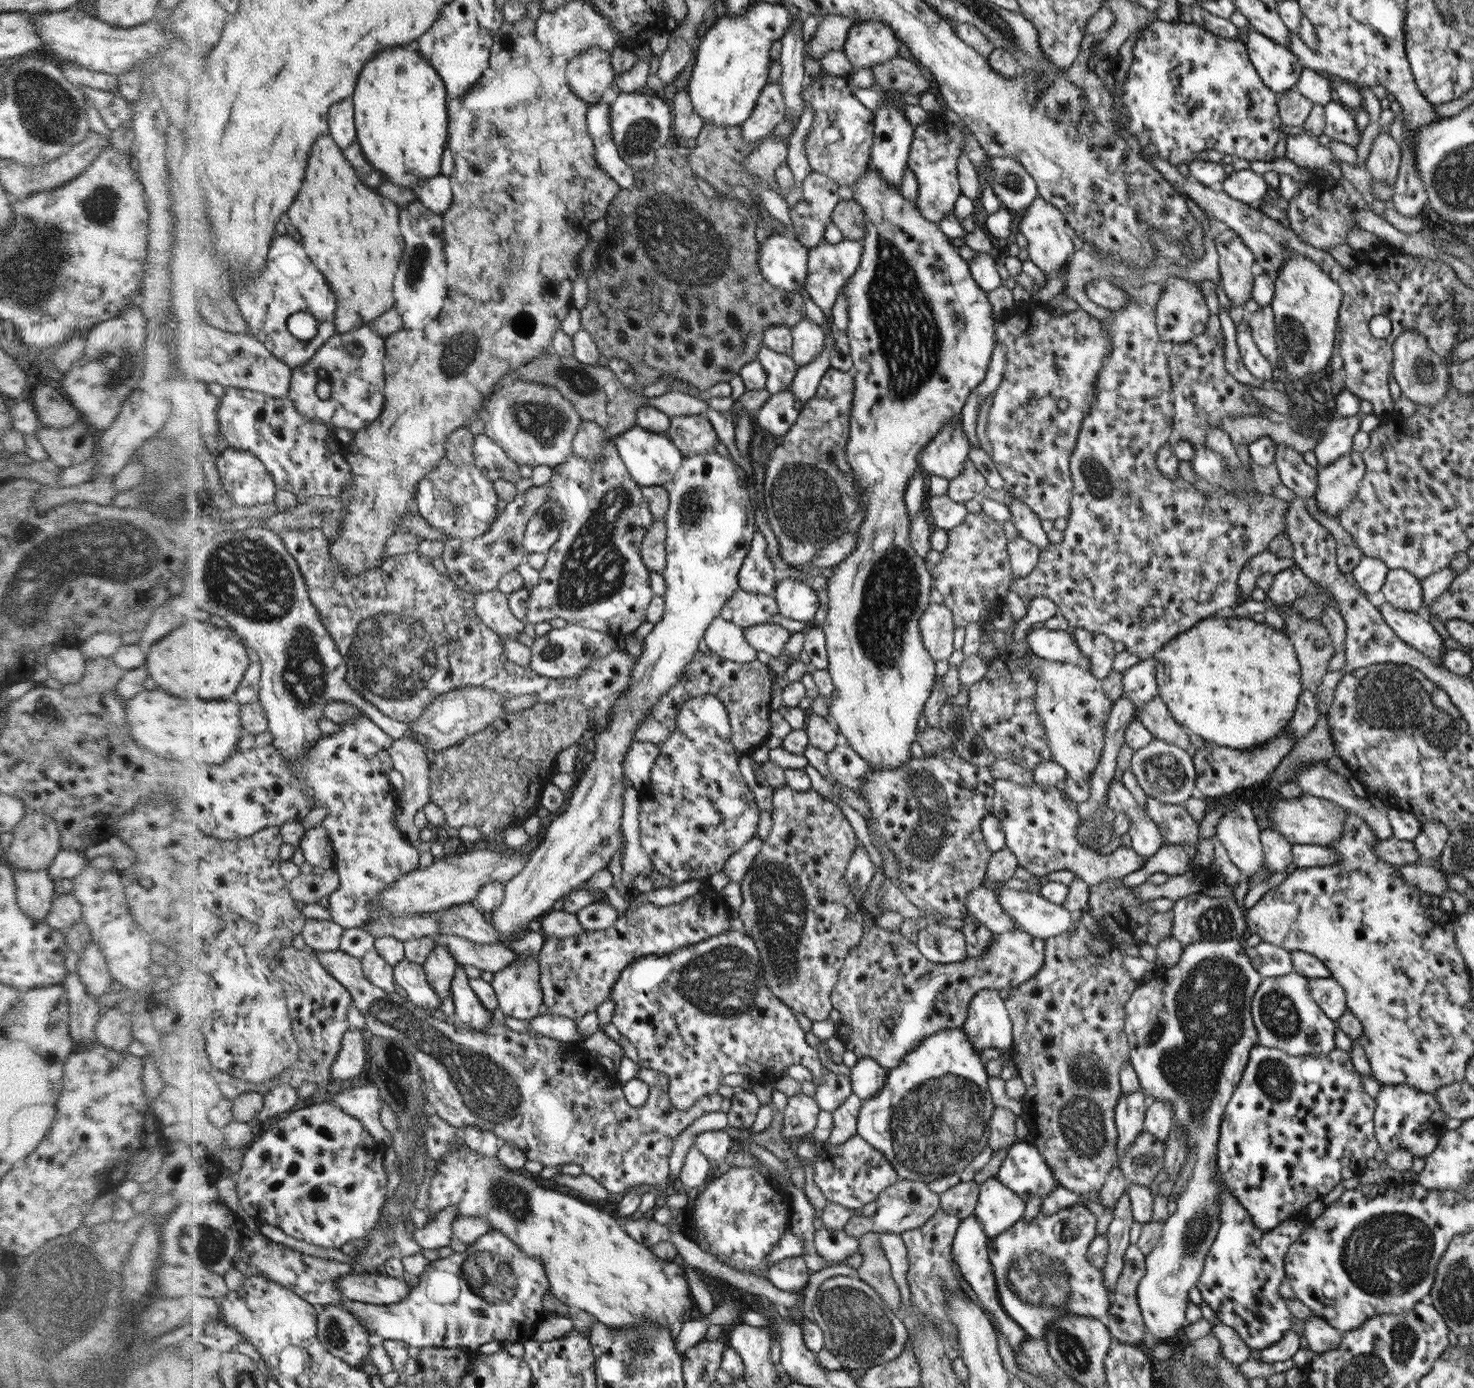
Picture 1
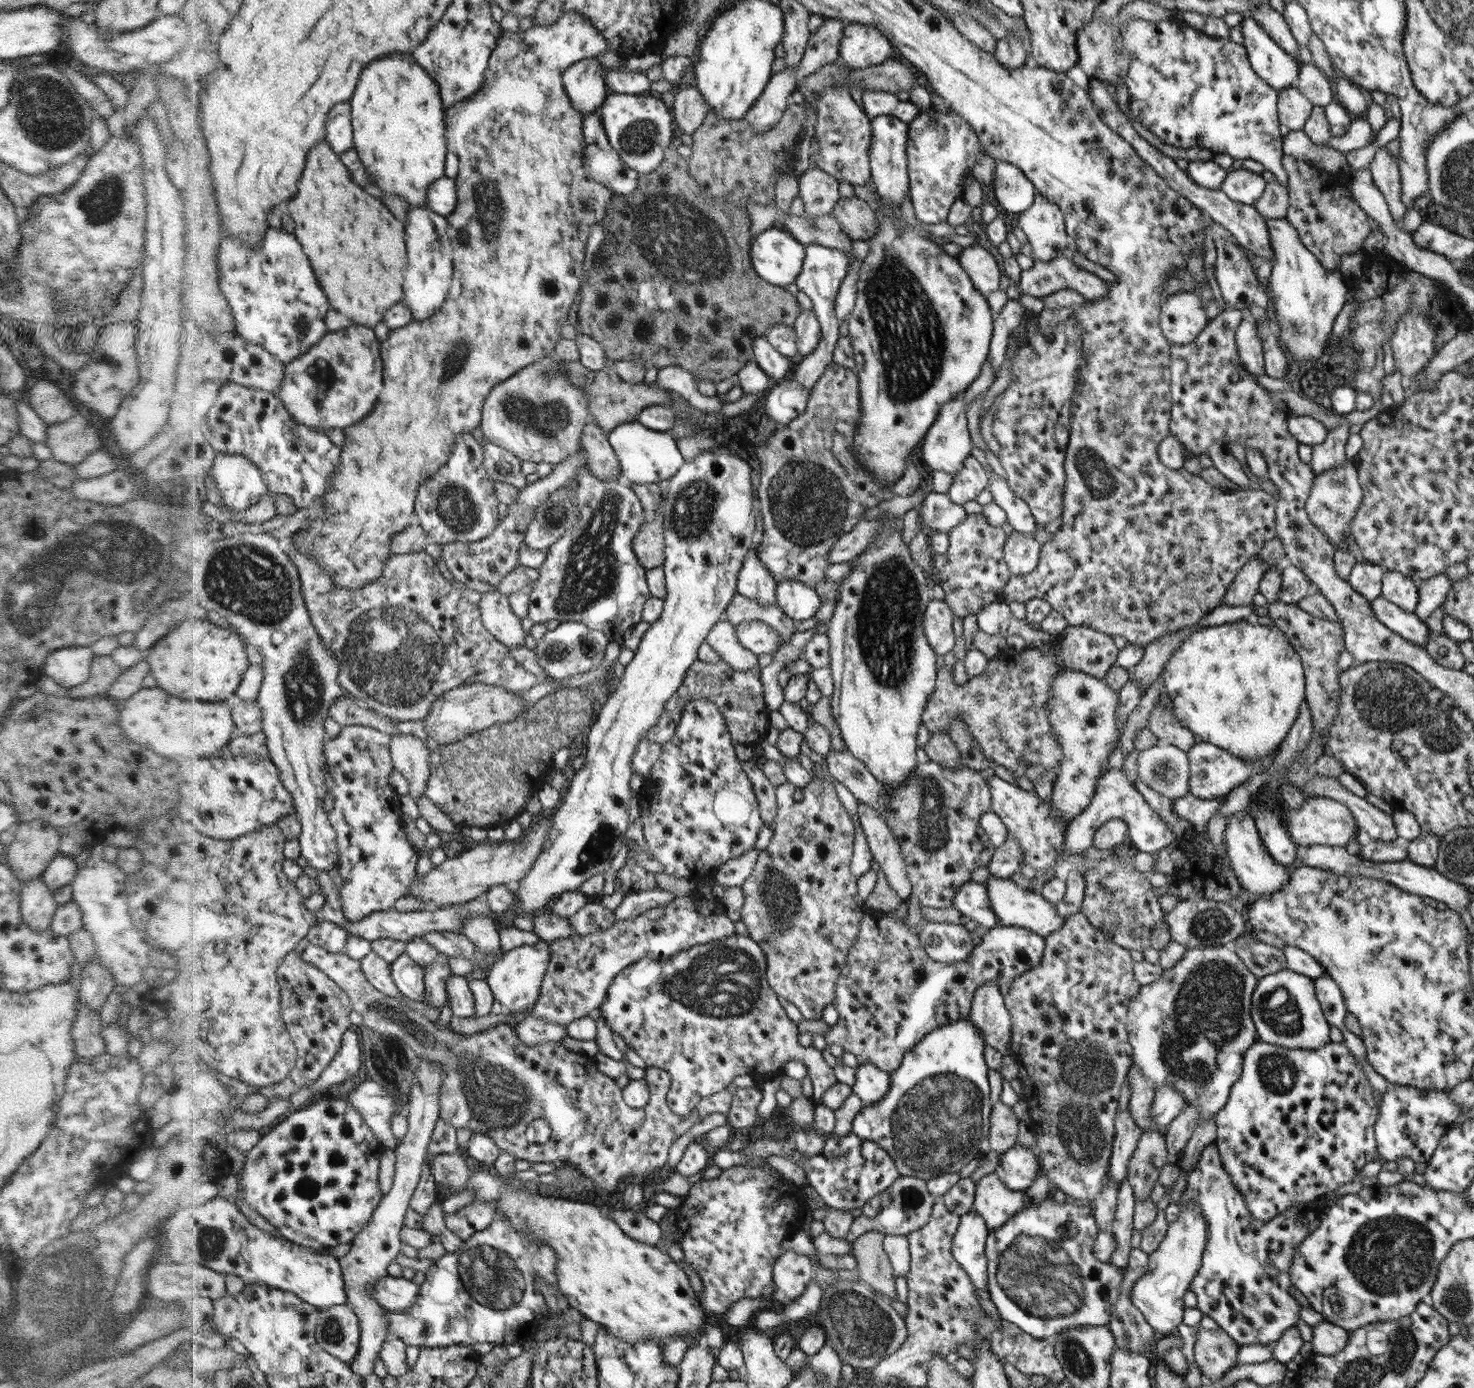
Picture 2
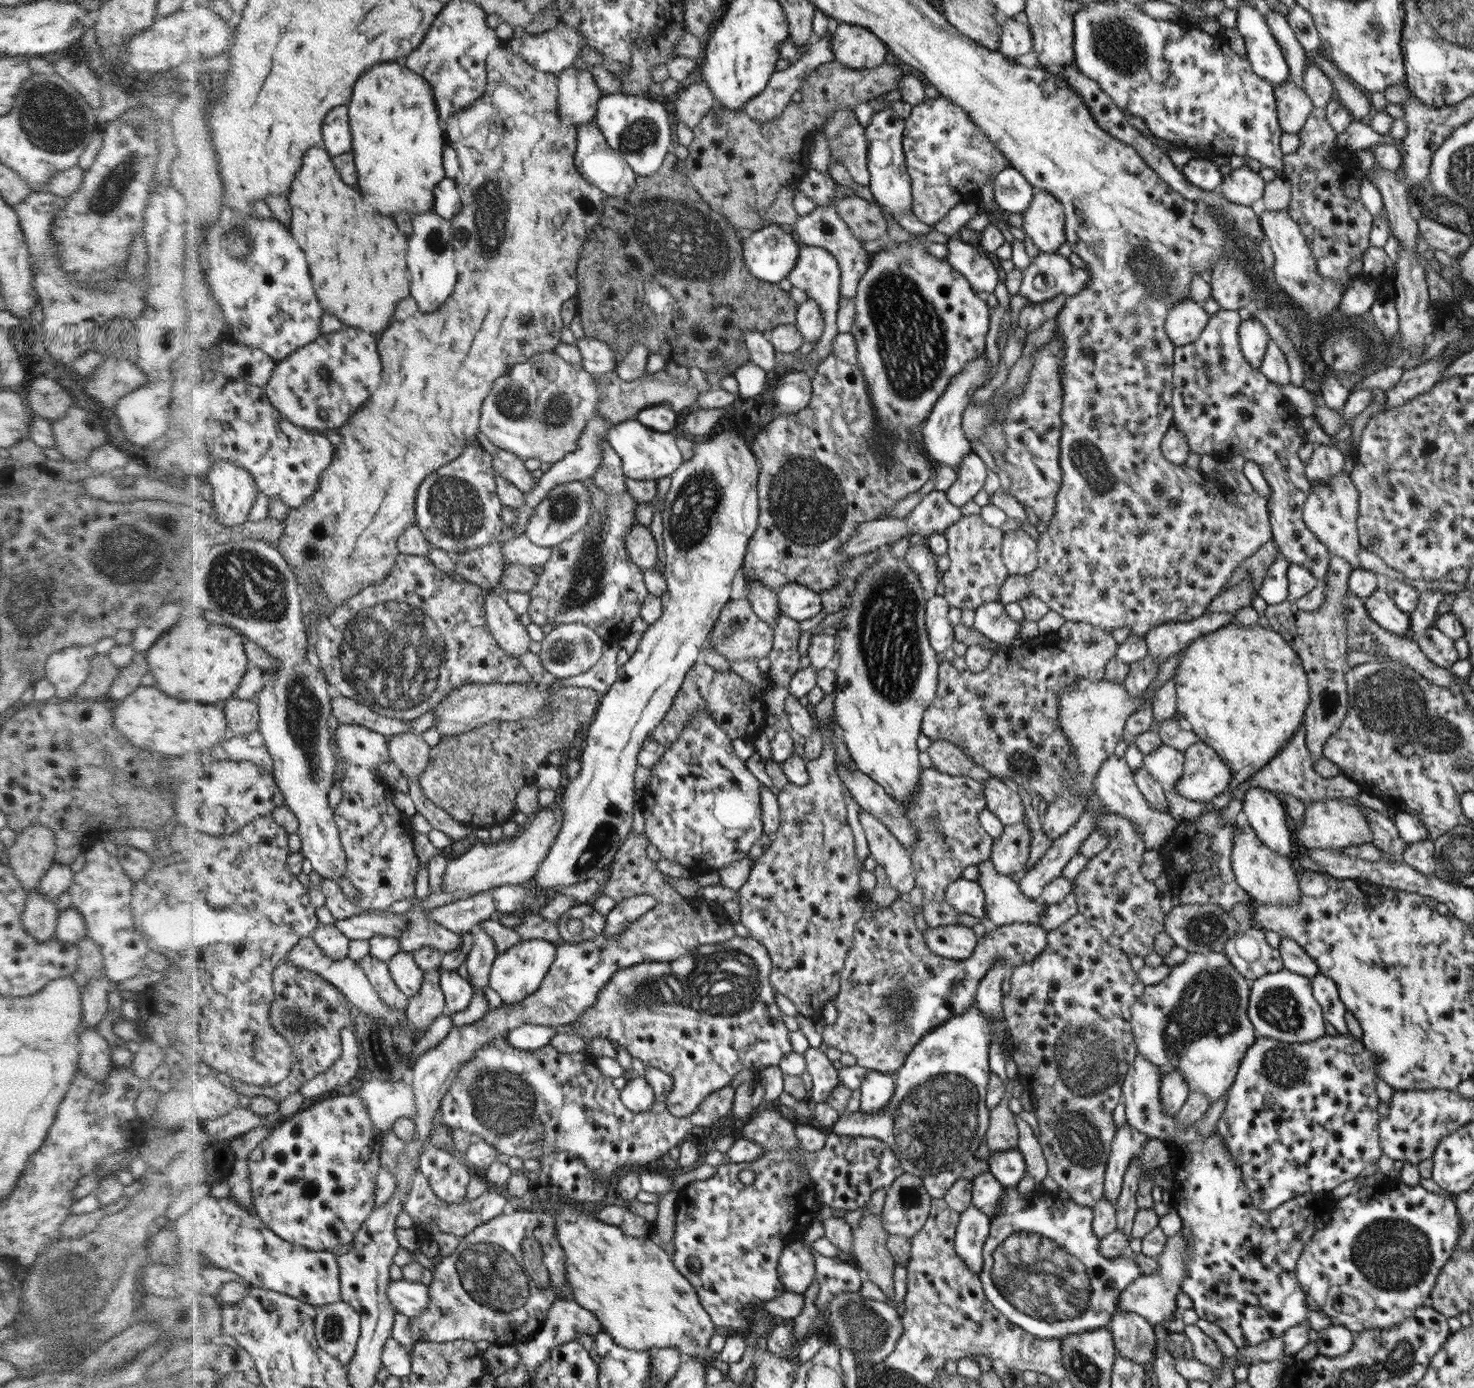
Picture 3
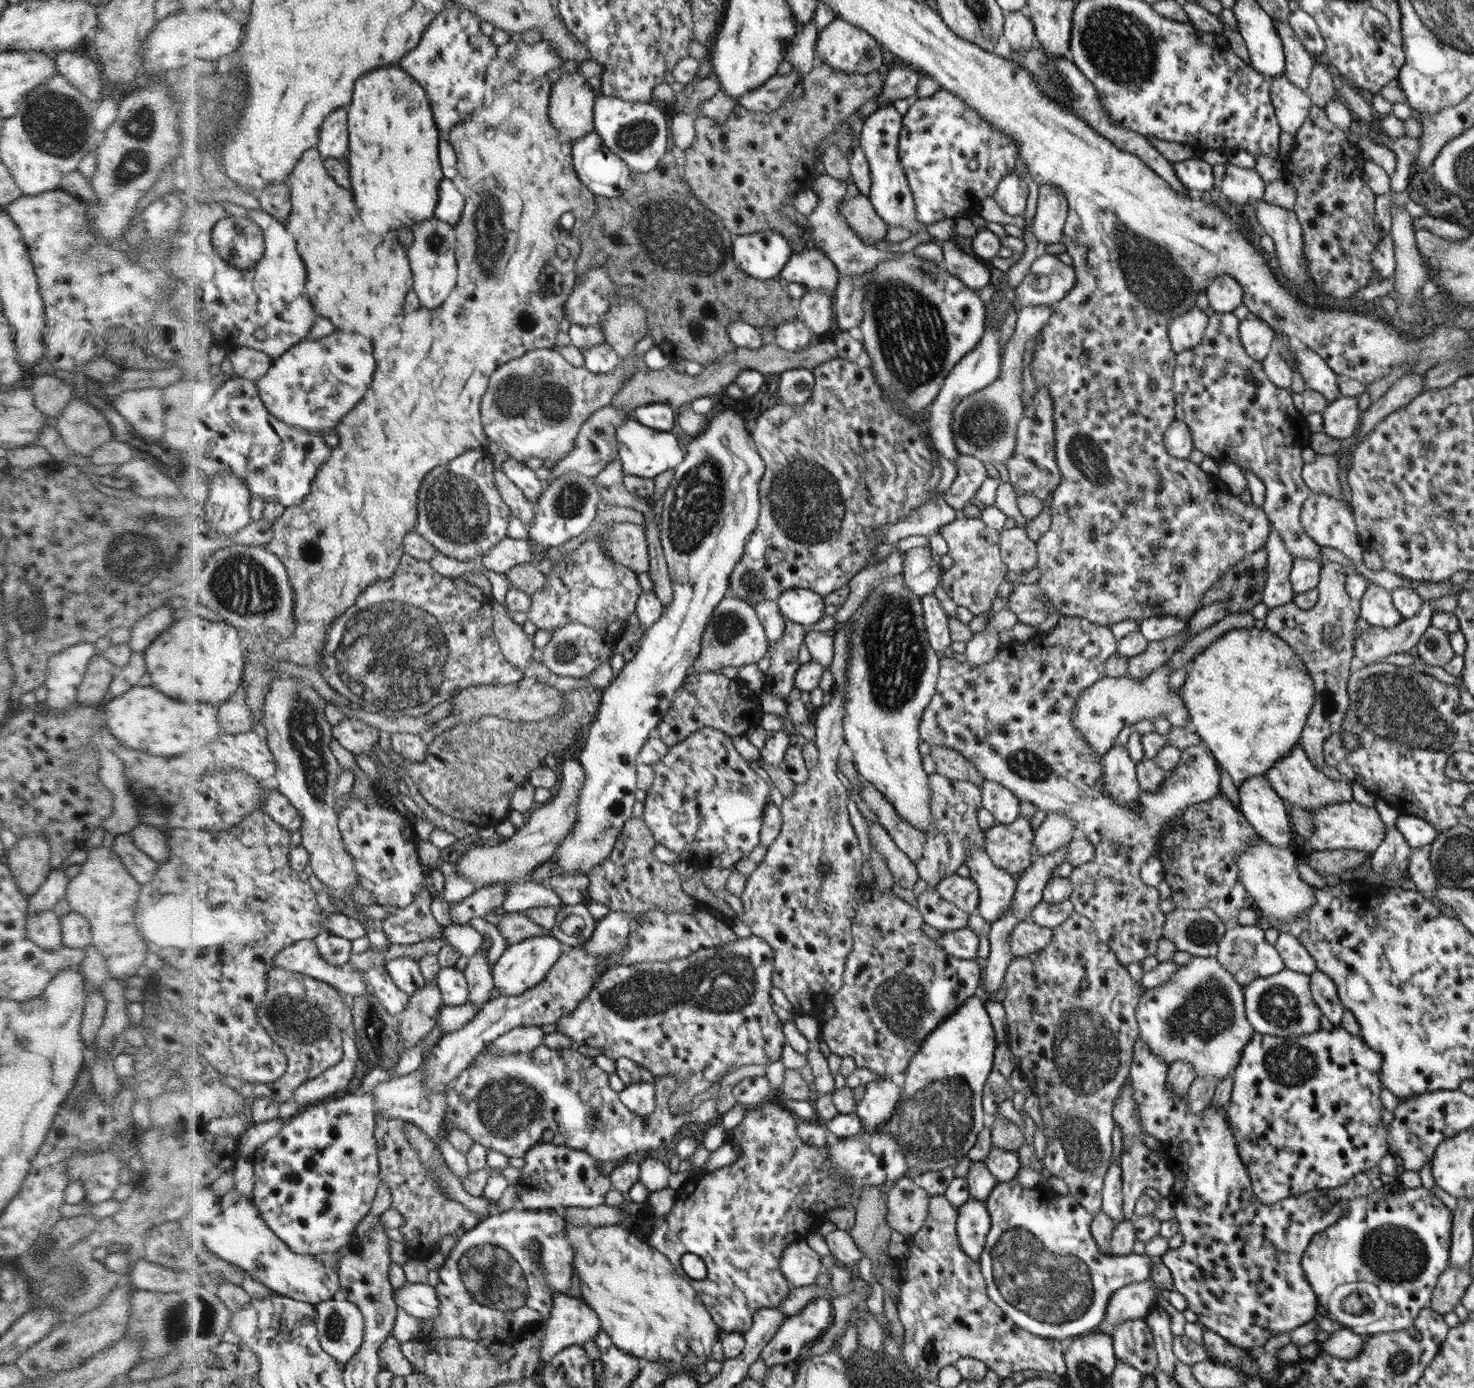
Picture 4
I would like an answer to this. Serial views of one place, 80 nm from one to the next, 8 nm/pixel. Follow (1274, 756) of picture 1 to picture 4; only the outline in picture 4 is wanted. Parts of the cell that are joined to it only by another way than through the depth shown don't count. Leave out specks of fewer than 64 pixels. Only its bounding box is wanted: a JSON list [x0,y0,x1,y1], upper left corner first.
[920,617,1220,967]

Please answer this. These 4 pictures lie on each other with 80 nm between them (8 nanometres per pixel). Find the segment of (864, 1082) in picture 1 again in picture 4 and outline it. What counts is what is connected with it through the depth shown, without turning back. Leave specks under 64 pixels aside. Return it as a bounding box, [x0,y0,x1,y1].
[855,1076,902,1133]

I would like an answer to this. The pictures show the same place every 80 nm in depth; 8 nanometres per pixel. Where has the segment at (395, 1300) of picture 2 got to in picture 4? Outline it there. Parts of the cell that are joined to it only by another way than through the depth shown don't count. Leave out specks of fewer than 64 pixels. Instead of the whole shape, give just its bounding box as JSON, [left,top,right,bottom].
[396,1281,440,1319]

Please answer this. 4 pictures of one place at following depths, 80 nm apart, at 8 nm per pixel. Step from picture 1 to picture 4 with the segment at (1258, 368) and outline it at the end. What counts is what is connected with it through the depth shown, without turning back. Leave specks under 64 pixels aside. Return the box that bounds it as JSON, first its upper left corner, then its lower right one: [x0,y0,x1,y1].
[1239,317,1274,361]

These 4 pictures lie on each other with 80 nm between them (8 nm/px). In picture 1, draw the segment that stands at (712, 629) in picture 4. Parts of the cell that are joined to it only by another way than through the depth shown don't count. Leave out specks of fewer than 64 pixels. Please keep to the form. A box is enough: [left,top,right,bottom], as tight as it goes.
[743,623,792,657]

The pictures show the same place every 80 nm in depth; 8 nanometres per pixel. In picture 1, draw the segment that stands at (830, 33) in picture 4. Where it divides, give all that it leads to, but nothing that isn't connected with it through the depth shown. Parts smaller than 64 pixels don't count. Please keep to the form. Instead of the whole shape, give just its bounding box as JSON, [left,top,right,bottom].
[844,20,905,69]

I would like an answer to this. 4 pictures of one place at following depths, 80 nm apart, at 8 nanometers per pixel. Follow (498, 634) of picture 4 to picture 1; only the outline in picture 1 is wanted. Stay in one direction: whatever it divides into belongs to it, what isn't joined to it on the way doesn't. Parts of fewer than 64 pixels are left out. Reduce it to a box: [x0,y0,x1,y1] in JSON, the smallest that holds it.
[476,588,525,639]

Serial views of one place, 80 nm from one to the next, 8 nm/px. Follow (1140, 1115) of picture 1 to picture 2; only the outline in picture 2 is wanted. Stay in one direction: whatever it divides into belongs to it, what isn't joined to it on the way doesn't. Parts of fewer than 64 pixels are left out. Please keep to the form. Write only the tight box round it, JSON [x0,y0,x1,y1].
[1109,1107,1143,1183]

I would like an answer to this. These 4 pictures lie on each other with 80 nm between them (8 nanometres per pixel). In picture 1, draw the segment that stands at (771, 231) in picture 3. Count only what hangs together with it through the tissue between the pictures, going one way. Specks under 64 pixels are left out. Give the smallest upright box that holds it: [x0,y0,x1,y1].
[759,233,810,292]

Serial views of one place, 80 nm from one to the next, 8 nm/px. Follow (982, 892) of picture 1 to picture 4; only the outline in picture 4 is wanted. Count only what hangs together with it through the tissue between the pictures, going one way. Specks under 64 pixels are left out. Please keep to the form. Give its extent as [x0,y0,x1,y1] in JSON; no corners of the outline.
[937,873,980,915]

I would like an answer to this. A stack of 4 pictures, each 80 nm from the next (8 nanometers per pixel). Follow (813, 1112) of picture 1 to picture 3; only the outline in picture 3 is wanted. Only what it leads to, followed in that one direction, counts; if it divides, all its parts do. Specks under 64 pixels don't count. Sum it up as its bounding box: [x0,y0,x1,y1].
[573,935,839,1117]

